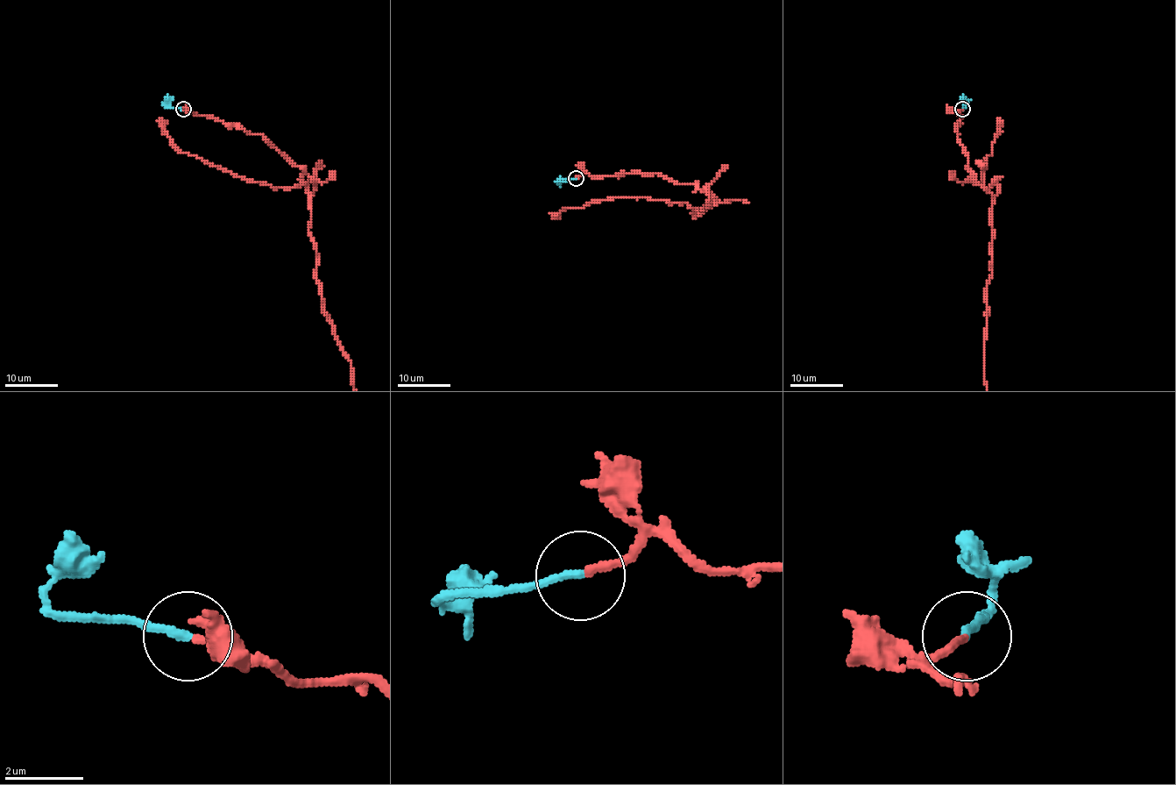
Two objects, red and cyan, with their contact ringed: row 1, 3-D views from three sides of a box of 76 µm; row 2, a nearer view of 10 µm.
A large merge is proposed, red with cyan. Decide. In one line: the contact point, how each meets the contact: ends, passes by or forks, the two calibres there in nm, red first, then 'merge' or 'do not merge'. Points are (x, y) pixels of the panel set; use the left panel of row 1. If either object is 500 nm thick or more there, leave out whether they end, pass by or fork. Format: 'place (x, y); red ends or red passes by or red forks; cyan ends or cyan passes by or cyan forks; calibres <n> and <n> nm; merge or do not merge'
place (183, 109); red ends; cyan ends; calibres 170 and 200 nm; merge

